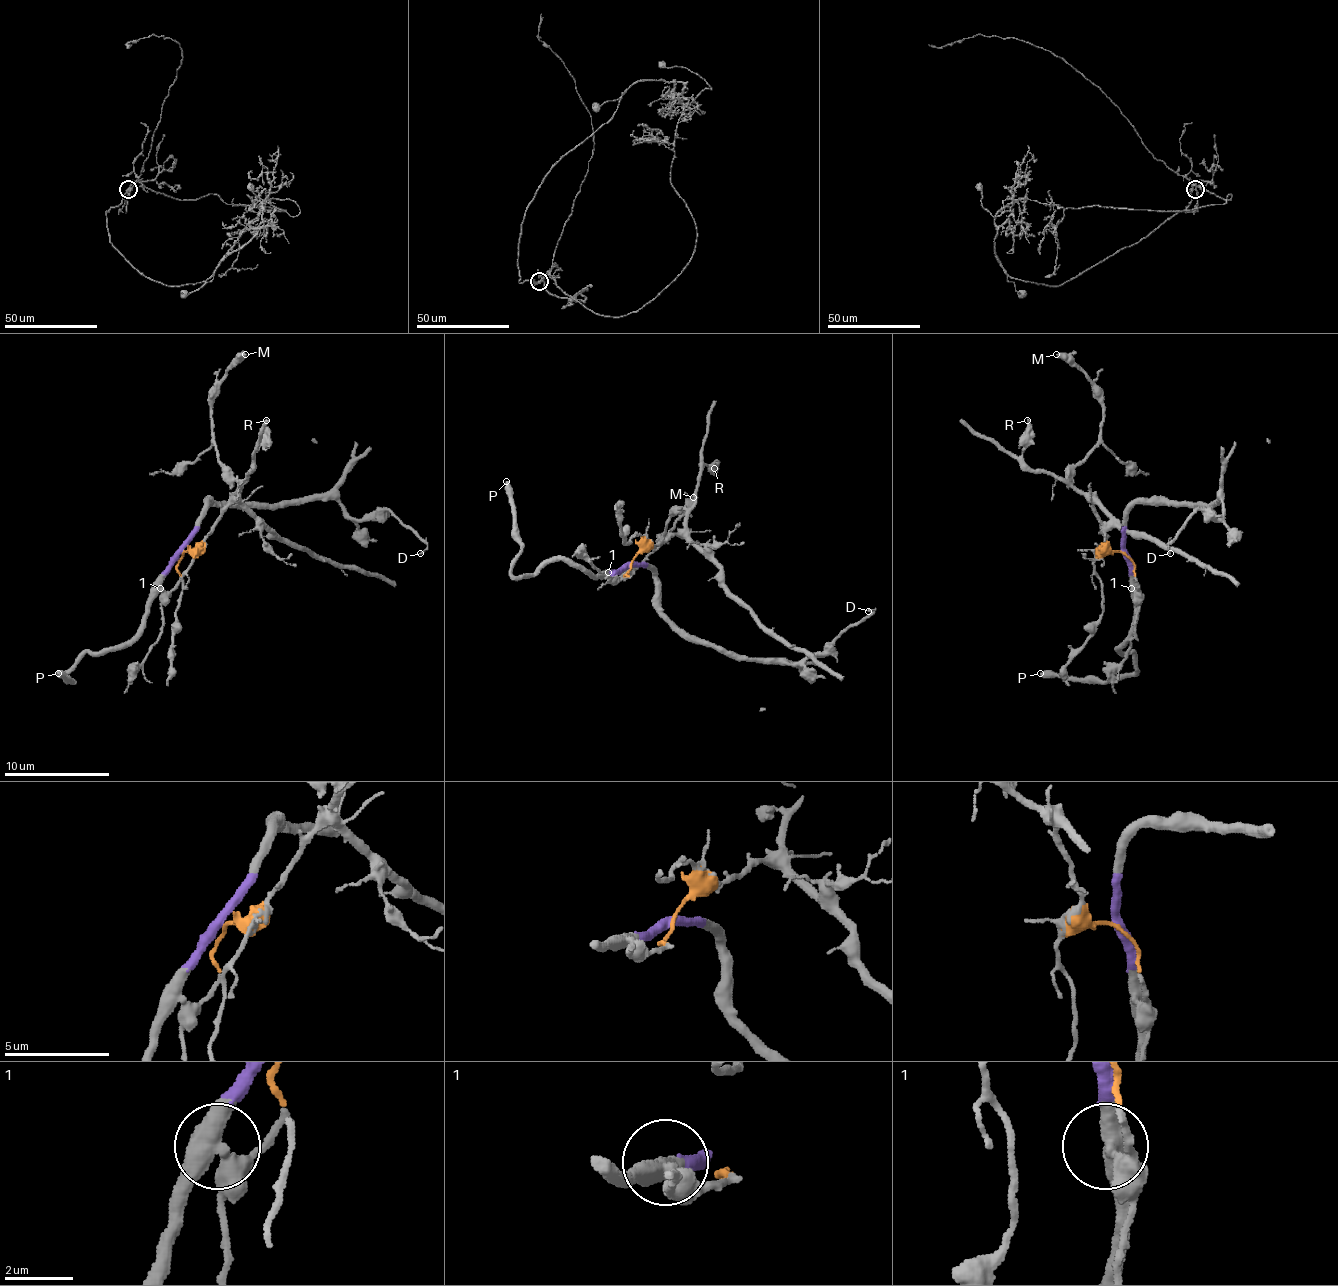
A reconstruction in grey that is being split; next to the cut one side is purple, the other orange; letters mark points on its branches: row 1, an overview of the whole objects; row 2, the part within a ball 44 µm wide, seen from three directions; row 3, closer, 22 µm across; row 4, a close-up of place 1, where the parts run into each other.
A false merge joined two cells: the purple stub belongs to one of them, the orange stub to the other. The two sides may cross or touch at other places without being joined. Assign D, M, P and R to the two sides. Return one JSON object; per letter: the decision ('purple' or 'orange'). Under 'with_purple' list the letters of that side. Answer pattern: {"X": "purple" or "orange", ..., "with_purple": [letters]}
{"D": "purple", "M": "orange", "P": "purple", "R": "orange", "with_purple": ["D", "P"]}

